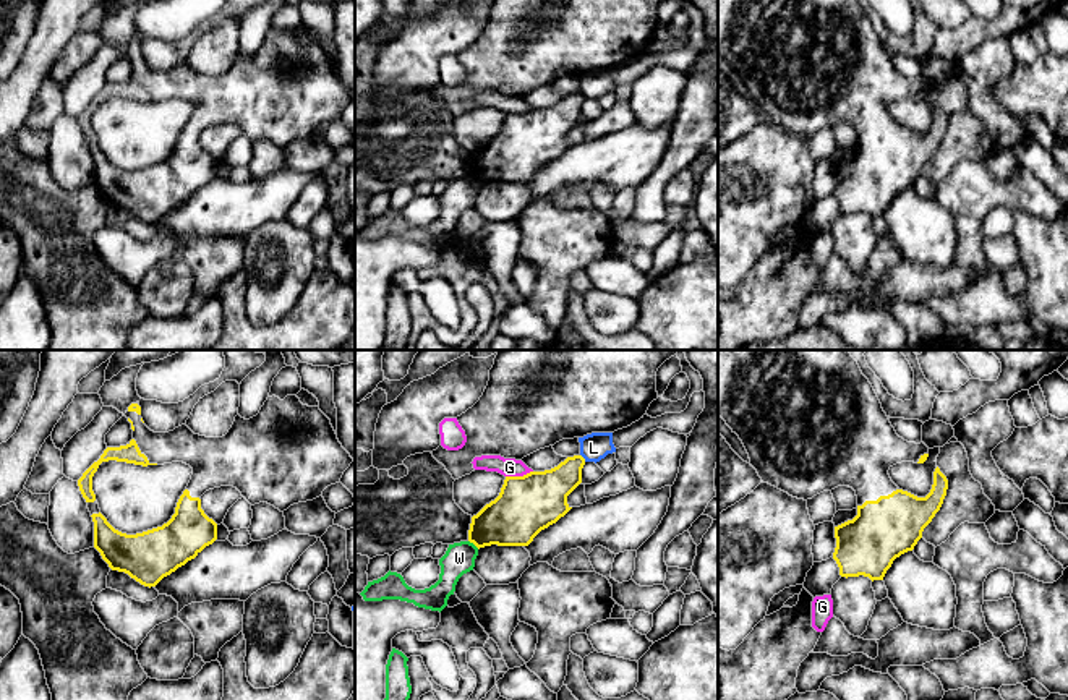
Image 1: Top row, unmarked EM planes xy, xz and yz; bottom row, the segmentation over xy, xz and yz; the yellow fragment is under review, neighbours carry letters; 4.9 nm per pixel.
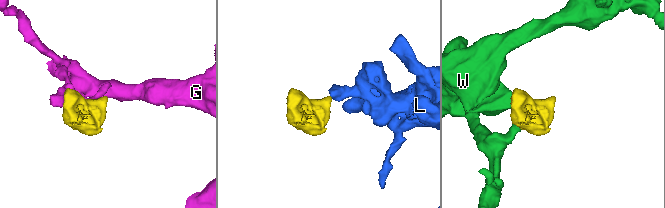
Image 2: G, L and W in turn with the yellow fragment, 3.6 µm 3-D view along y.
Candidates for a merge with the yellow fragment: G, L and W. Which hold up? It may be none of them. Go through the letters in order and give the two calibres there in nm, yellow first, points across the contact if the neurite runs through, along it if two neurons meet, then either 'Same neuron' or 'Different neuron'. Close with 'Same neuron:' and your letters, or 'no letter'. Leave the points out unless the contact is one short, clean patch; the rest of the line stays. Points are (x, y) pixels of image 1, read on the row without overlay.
G: Thickness 300 nm (yellow) against 100 nm. Different neuron
L: Thickness 220 nm (yellow) against 140 nm. Boundary: xz (580, 91), (585, 98). Different neuron
W: Thickness 280 nm (yellow) against 150 nm. Boundary: xz (469, 177), (478, 185). Different neuron
Same neuron: no letter

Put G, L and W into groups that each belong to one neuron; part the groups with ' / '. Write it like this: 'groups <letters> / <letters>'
groups G / L / W

